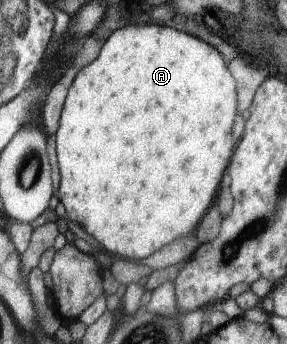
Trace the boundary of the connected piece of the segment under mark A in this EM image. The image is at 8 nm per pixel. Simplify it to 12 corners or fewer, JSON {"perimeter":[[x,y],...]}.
{"perimeter":[[125,25],[71,83],[66,219],[143,260],[233,158],[214,46]]}

